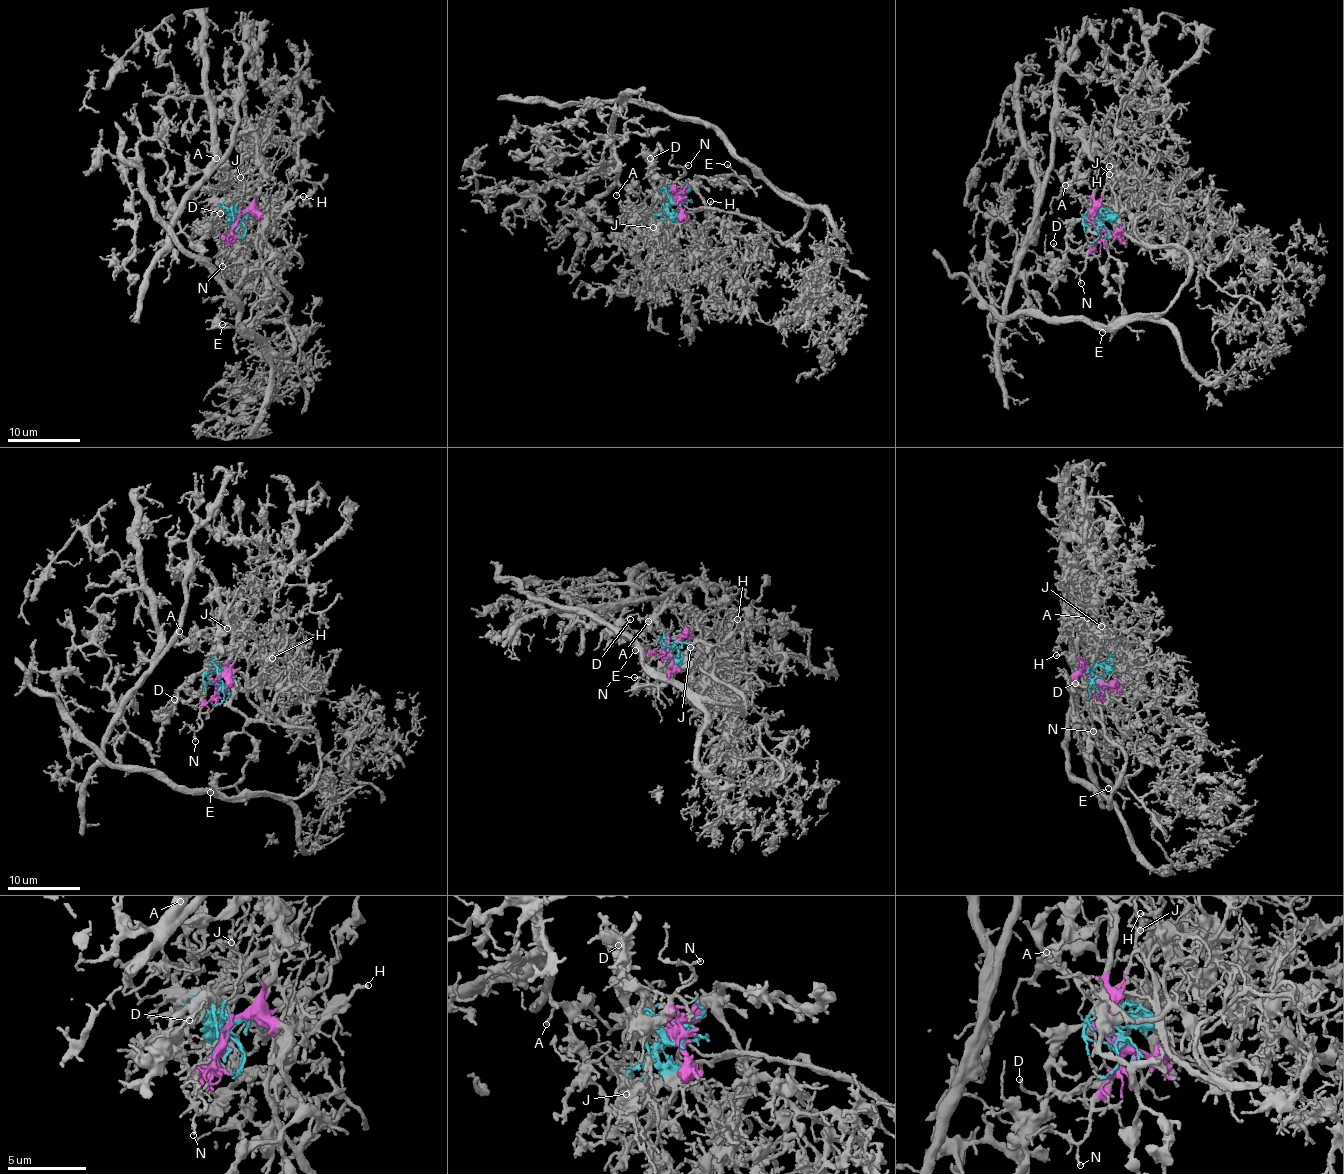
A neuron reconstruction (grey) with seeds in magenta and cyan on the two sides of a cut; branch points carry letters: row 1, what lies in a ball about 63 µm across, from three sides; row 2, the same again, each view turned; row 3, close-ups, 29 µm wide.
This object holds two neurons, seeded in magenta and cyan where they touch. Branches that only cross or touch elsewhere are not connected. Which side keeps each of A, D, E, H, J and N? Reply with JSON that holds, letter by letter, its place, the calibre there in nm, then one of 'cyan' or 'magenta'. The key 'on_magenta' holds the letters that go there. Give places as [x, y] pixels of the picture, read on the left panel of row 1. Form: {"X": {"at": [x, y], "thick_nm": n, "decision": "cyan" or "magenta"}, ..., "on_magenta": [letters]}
{"A": {"at": [216, 158], "thick_nm": 190, "decision": "magenta"}, "D": {"at": [220, 213], "thick_nm": 160, "decision": "magenta"}, "E": {"at": [222, 324], "thick_nm": 170, "decision": "magenta"}, "H": {"at": [303, 196], "thick_nm": 170, "decision": "magenta"}, "J": {"at": [240, 177], "thick_nm": 140, "decision": "cyan"}, "N": {"at": [222, 266], "thick_nm": 170, "decision": "magenta"}, "on_magenta": ["A", "D", "E", "H", "N"]}

